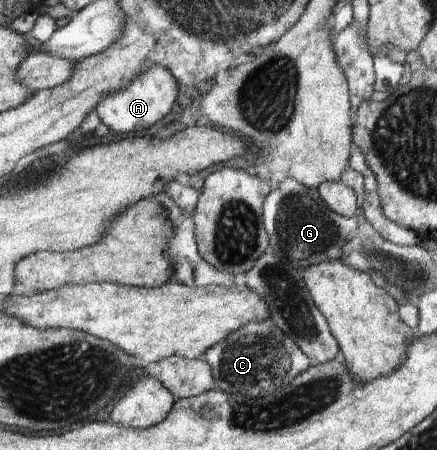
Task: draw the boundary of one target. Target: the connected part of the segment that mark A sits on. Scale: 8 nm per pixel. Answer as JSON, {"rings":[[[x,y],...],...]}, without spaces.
{"rings":[[[151,65],[147,71],[137,75],[131,85],[119,89],[111,95],[105,95],[101,103],[95,107],[101,123],[109,128],[109,134],[121,135],[139,130],[149,129],[165,118],[174,107],[179,93],[175,76],[161,65]]]}

